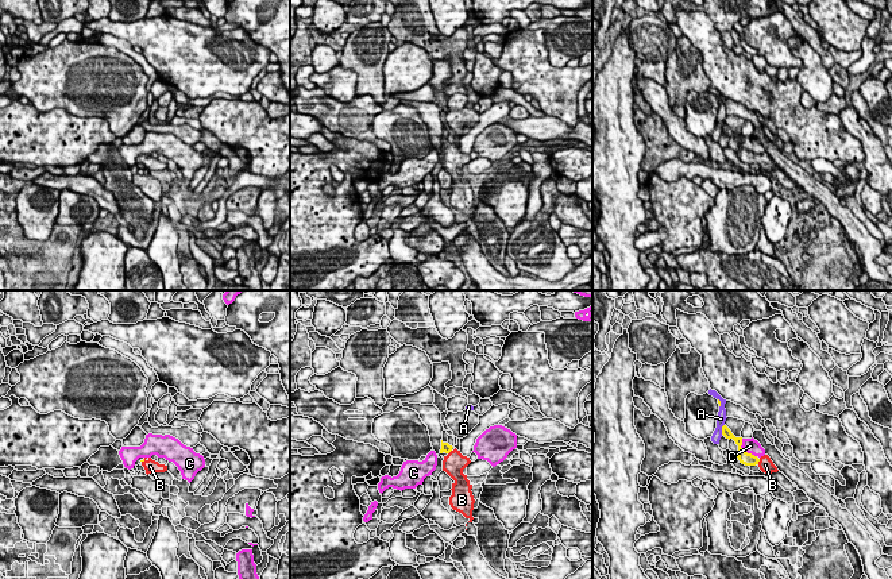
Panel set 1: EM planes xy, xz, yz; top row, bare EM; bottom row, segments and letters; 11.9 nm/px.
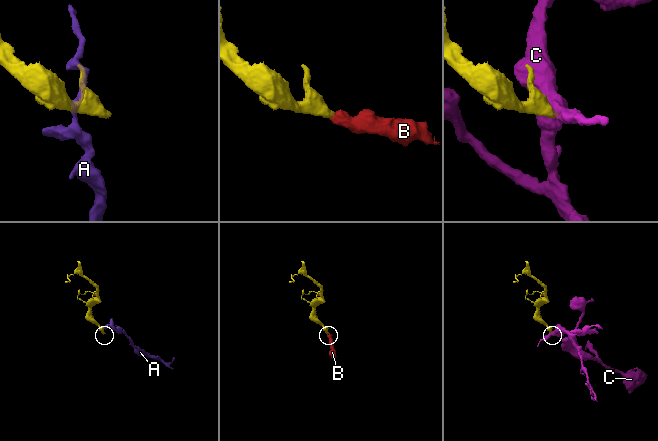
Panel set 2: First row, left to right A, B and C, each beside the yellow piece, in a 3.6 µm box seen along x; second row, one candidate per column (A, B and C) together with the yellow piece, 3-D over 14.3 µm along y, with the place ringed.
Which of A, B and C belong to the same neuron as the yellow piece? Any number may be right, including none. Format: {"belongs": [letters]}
{"belongs": ["B"]}

